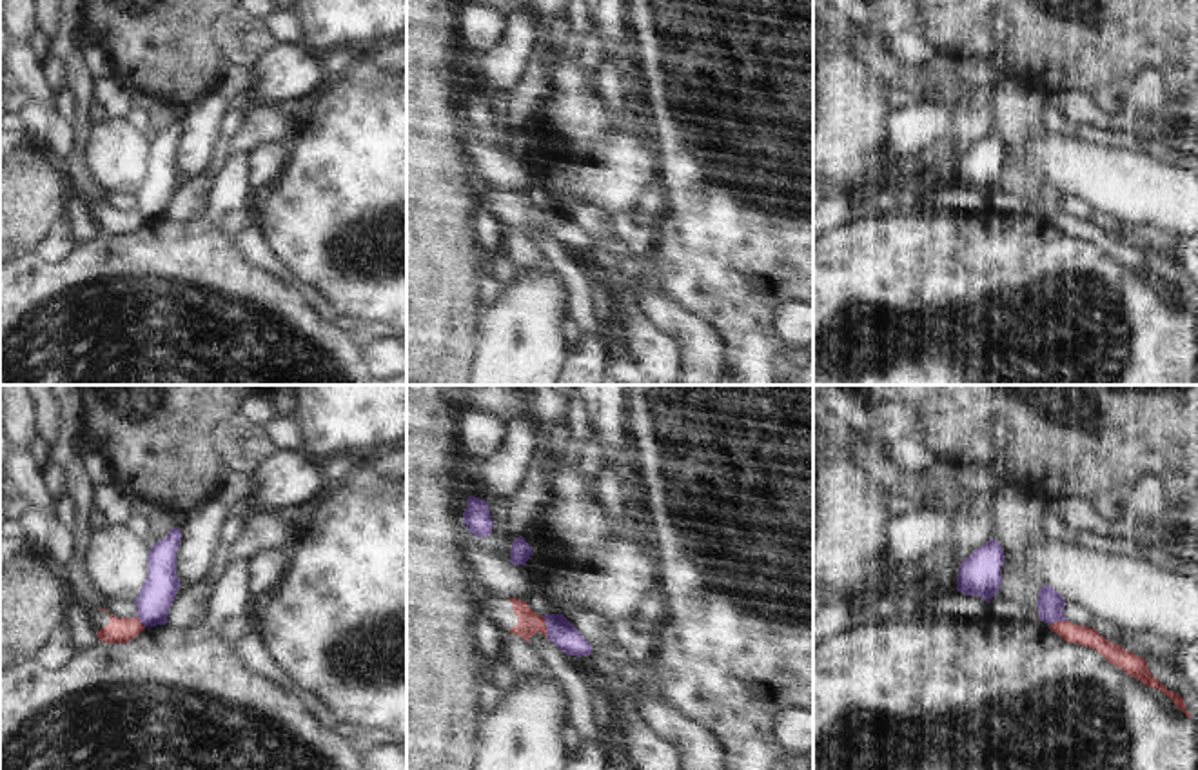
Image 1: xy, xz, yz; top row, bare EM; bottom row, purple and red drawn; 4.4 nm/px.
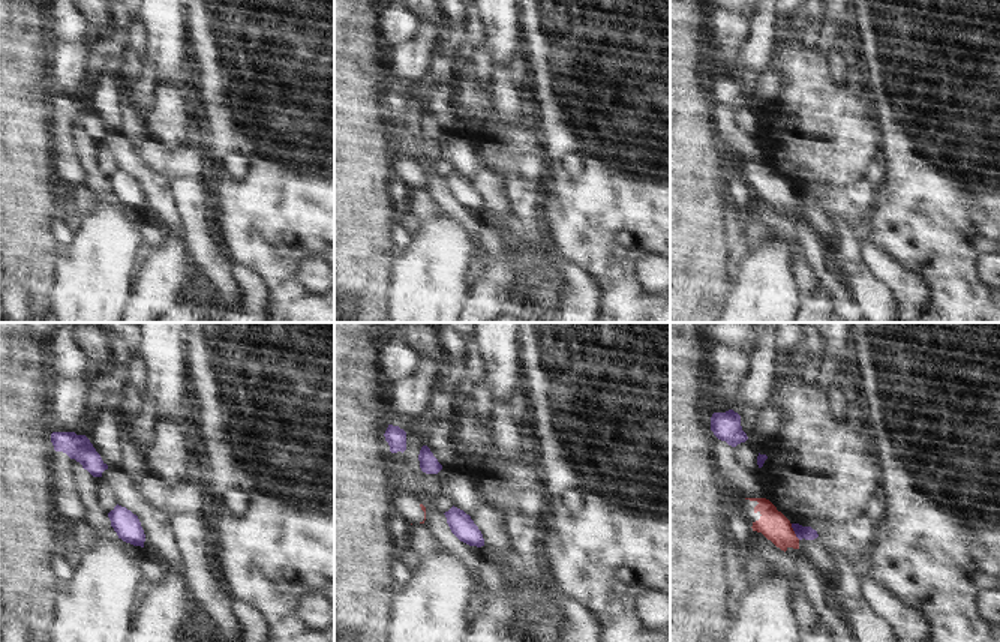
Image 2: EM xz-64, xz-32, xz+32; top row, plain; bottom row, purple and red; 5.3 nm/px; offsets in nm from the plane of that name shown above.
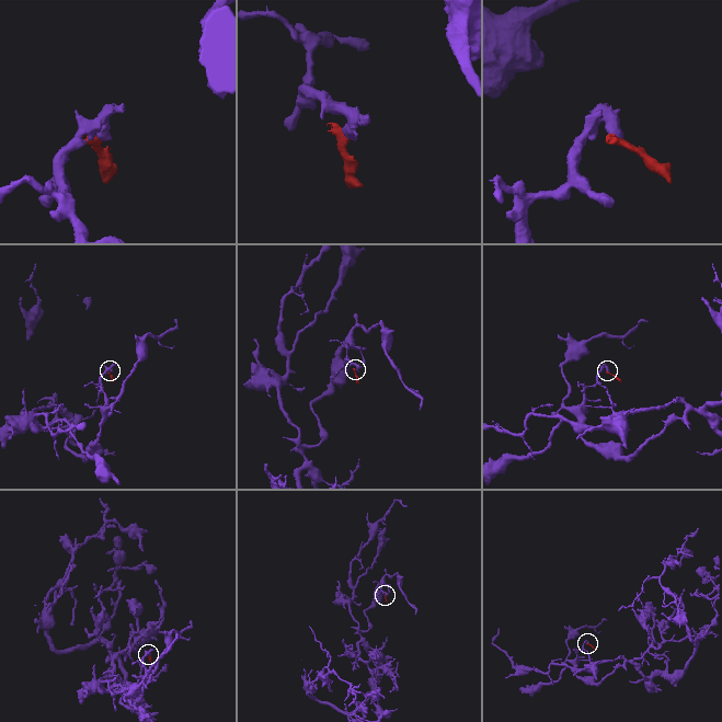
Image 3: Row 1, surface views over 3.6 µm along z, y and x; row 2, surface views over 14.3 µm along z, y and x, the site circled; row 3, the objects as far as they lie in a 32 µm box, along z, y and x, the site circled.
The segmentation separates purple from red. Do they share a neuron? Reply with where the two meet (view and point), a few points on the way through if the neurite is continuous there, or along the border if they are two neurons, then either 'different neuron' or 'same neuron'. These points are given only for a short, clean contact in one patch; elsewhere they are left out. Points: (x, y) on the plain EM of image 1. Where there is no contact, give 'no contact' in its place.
xz (547, 220) | along xz (541, 209), (549, 231) | different neuron

